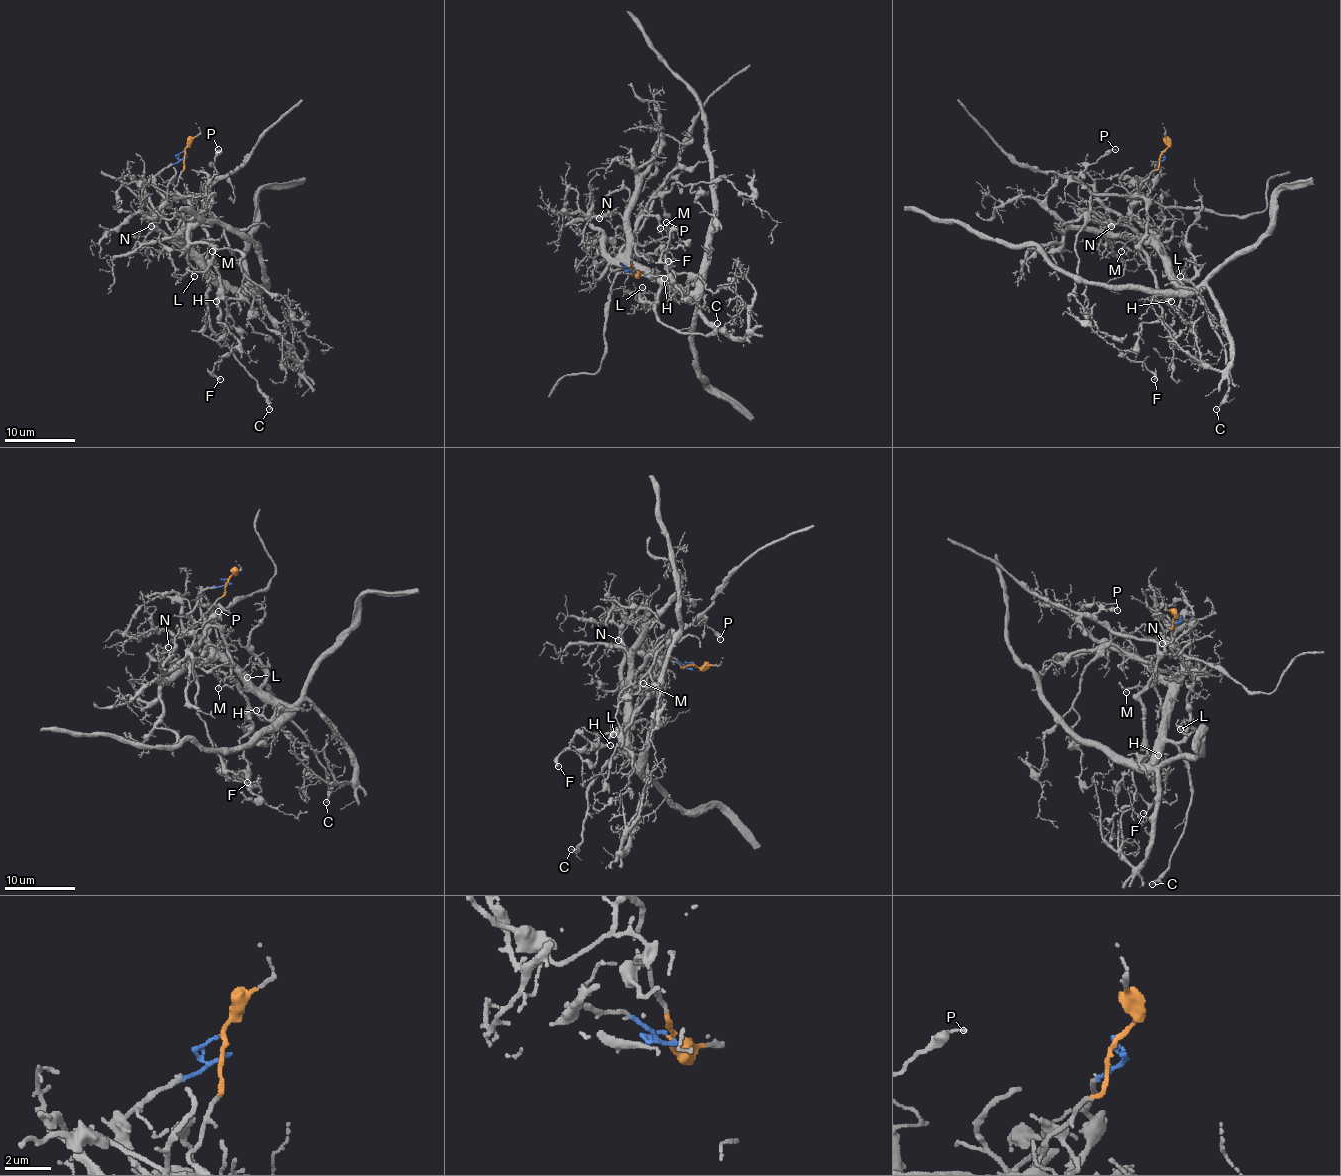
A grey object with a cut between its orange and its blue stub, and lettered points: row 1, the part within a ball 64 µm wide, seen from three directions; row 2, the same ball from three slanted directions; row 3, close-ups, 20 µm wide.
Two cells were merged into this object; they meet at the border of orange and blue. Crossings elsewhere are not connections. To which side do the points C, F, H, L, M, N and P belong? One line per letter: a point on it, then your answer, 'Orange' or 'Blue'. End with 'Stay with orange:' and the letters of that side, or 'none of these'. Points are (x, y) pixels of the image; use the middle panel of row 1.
C: Place: (717, 323). Blue
F: Place: (668, 261). Orange
H: Place: (664, 278). Orange
L: Place: (642, 287). Blue
M: Place: (660, 228). Blue
N: Place: (599, 218). Blue
P: Place: (666, 222). Orange
Stay with orange: F, H, P

